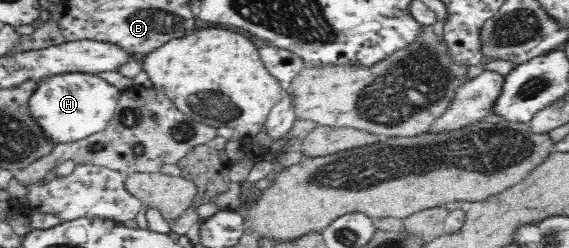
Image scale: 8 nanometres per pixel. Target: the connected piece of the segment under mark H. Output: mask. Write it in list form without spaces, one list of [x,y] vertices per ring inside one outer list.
[[[63,72],[38,82],[36,88],[28,97],[27,106],[31,117],[37,122],[44,138],[54,147],[61,143],[75,143],[103,131],[115,113],[121,92],[115,85],[111,85],[111,83],[96,74]]]

